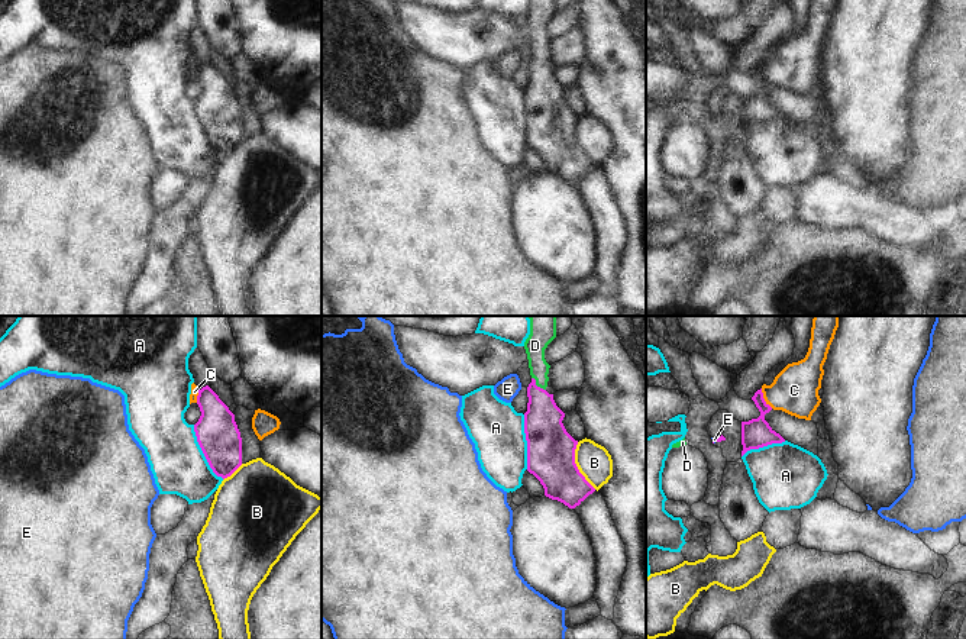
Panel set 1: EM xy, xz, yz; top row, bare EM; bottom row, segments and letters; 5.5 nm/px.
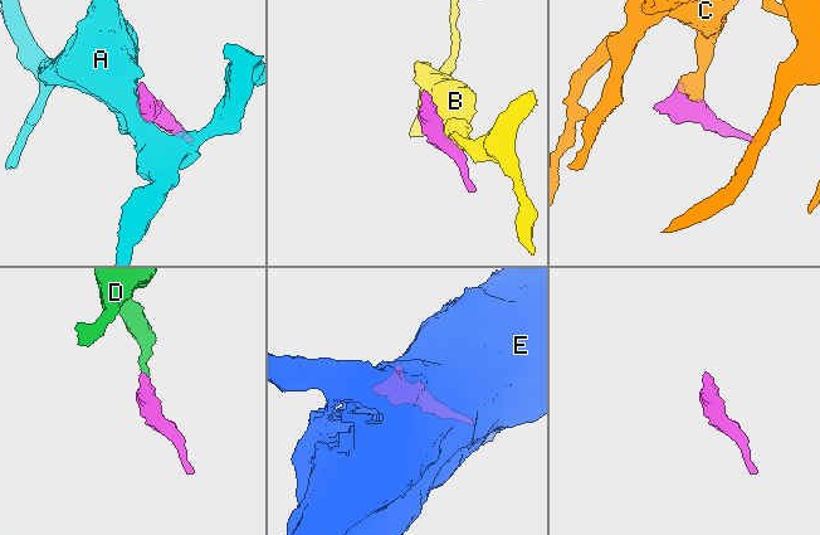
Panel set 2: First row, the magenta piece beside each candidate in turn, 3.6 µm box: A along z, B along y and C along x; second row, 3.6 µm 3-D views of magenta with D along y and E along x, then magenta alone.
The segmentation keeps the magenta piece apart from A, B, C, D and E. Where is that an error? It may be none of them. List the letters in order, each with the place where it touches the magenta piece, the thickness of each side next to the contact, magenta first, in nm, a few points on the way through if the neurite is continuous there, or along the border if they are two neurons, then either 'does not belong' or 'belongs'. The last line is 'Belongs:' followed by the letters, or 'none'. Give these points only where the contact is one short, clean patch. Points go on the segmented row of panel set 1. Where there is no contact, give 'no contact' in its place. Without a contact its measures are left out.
A: meets magenta in xy at (203, 452); 240 nm thick on the magenta side, 300 nm on the other; border along xy (193, 425), (196, 441), (209, 467), (223, 478); does not belong
B: meets magenta in xz at (575, 465); 280 nm thick on the magenta side, 190 nm on the other; does not belong
C: meets magenta in yz at (763, 399); 160 nm thick on the magenta side, 260 nm on the other; does not belong
D: meets magenta in xz at (536, 386); 220 nm thick on the magenta side, 120 nm on the other; runs through xz (543, 428), (536, 386), (538, 341); belongs
E: meets magenta in yz at (717, 441); 30 nm thick on the magenta side, 30 nm on the other; border along yz (717, 438), (713, 442); does not belong
Belongs: D

